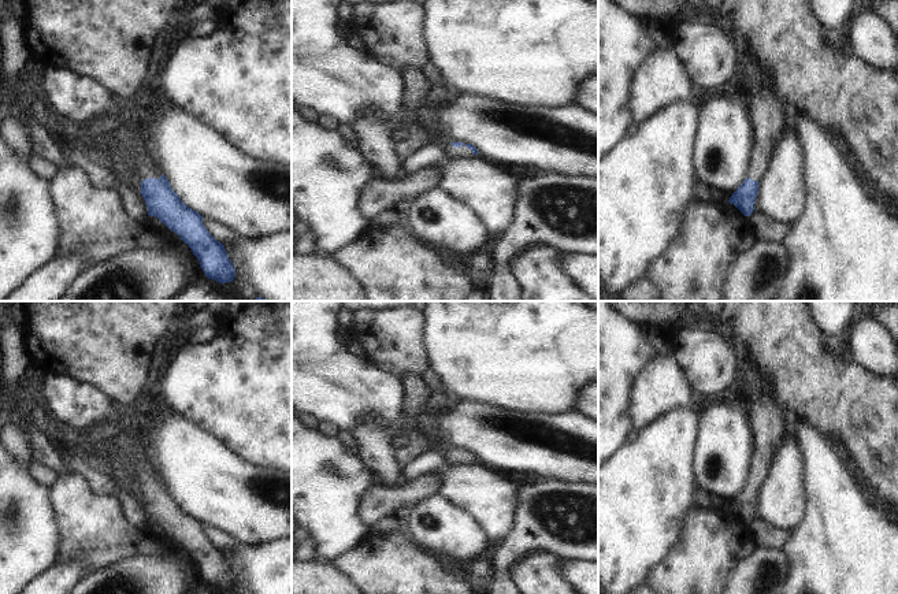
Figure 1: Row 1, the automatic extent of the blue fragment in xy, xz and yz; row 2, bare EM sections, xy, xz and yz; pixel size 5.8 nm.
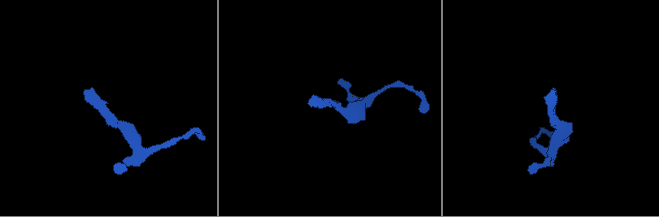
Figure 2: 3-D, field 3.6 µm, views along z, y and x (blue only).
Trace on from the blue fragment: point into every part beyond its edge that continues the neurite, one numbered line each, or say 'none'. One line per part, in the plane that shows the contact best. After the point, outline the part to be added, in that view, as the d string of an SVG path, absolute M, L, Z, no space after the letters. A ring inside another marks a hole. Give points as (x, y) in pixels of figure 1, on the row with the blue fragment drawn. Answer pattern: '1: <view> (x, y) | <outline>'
1: xz (453, 152) | M445 144L445 148L449 156L453 159L464 159L474 155L472 151L468 149L465 145L463 145L461 148L454 148L452 144Z

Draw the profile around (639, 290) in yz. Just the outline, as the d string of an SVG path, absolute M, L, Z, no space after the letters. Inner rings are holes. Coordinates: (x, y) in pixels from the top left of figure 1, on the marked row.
M645 278L637 279L620 290L621 301L661 301L658 290Z

